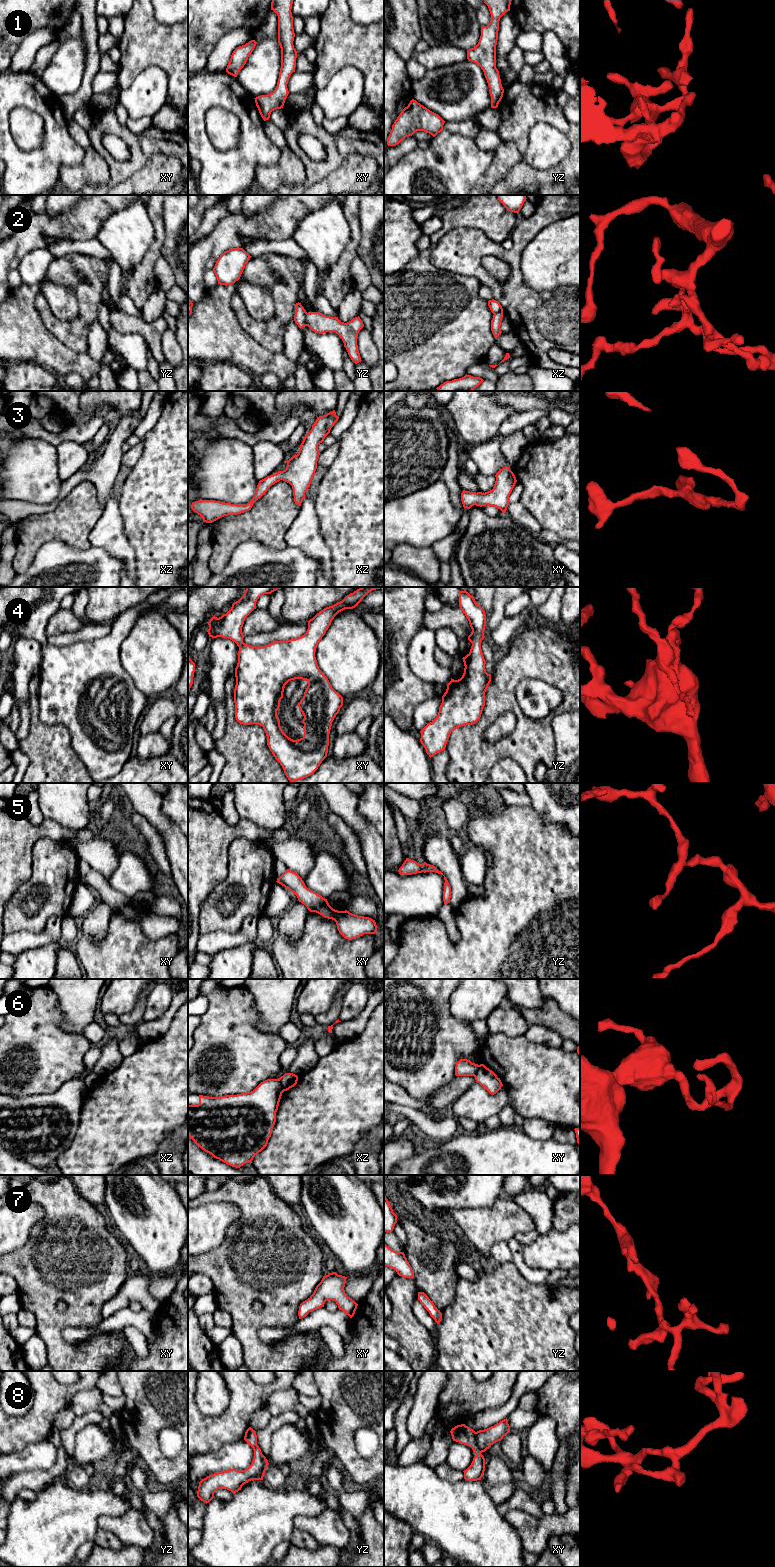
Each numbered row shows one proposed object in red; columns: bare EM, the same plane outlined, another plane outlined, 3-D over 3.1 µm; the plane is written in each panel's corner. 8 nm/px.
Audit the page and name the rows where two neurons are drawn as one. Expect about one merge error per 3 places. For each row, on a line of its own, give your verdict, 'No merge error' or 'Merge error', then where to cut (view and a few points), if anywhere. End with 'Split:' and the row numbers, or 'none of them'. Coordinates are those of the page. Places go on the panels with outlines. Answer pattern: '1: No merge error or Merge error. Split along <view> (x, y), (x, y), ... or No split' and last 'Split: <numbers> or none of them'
1: No merge error. No split
2: Merge error. Split along yz (307, 313), (306, 325)
3: No merge error. No split
4: No merge error. No split
5: No merge error. No split
6: Merge error. Split along xz (278, 1079), (283, 1091)
7: No merge error. No split
8: Merge error. Split along xy (475, 1432), (476, 1444), (484, 1451)
Split: 2, 6, 8

